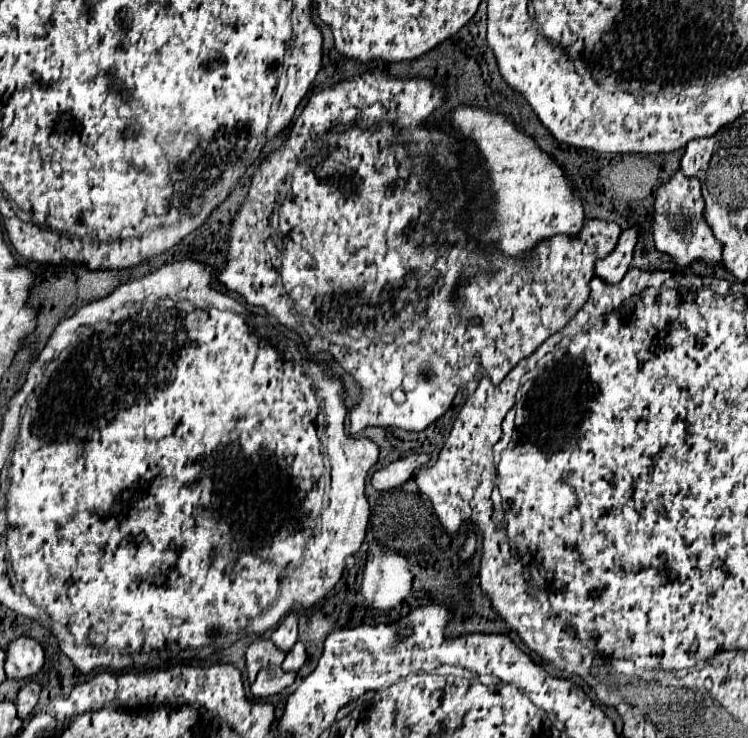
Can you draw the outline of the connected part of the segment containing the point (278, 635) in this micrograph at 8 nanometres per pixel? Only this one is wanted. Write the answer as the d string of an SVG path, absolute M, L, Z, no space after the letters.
M290 613L290 615L272 631L270 639L272 639L272 643L274 643L280 651L288 653L288 651L294 647L294 643L298 641L298 629L296 629L296 625L298 625L298 617L296 617L296 613Z

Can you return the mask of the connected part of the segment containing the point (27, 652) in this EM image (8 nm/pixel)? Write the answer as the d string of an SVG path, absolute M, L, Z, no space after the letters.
M20 637L6 649L6 677L14 681L32 679L44 667L44 651L38 641Z

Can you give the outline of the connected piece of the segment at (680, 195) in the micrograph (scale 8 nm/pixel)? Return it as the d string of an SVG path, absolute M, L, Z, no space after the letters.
M680 171L670 177L656 193L654 211L654 243L656 249L668 253L680 267L690 265L694 259L704 259L706 263L720 263L720 243L714 239L710 225L702 217L704 199L700 193L700 181L696 177L684 177Z

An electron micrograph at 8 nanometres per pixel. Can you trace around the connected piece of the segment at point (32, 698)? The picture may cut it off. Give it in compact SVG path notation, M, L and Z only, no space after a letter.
M30 681L26 683L20 693L18 693L18 701L16 701L16 707L18 707L18 717L24 721L36 707L38 703L38 697L40 697L40 685L36 681Z

